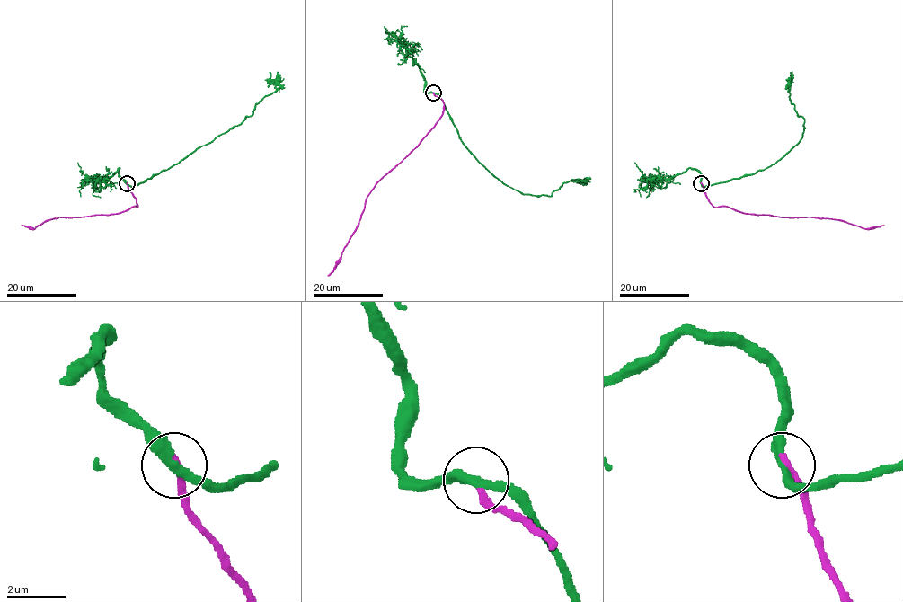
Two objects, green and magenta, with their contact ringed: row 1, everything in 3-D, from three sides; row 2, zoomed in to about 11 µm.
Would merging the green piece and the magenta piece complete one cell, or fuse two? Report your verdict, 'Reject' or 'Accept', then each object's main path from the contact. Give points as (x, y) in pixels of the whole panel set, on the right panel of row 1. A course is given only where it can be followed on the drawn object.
Accept. Course of green: (701, 183), (707, 186), (754, 173), (778, 161), (799, 142), (804, 119), (792, 103), (790, 72). Course of magenta: (701, 183), (714, 207), (727, 206), (749, 213), (793, 217), (834, 218), (860, 227), (884, 225)

